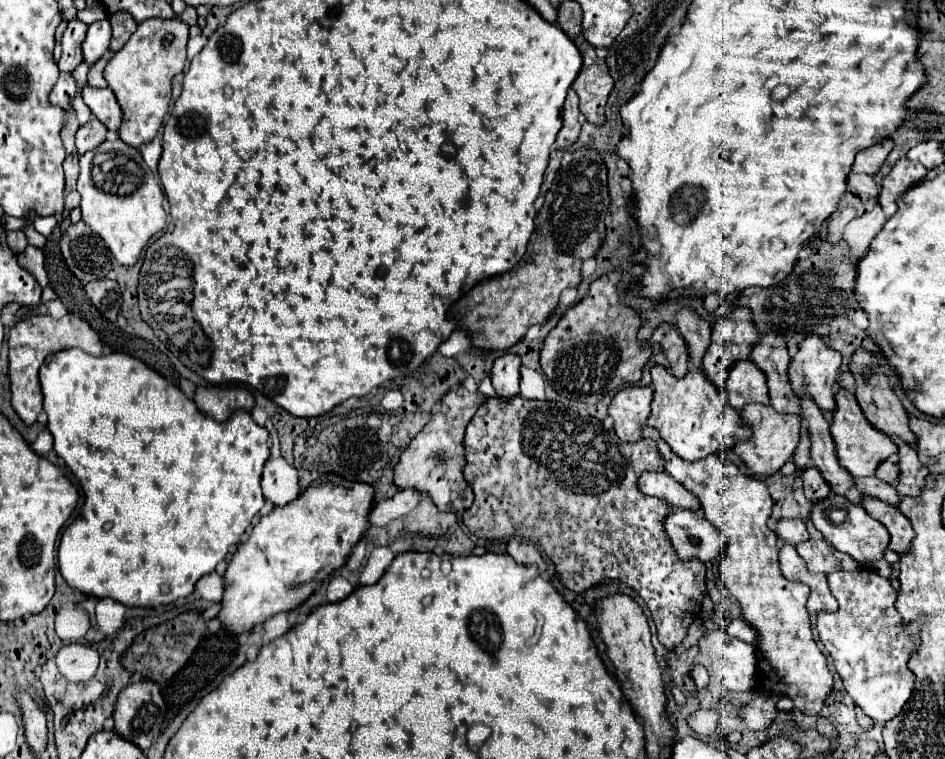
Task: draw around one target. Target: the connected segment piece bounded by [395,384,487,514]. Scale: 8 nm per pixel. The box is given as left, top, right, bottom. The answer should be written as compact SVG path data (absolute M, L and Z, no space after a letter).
M463 384L449 390L443 398L441 410L433 414L433 418L401 454L401 460L395 466L395 484L399 488L417 488L427 492L439 510L457 514L467 510L473 504L473 490L469 482L463 478L463 434L465 426L477 412L477 406L481 406L485 400L487 396L483 396L479 390L469 392Z

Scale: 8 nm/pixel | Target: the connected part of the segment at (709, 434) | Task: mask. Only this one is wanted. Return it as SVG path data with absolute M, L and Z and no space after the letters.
M657 364L651 368L651 378L655 398L651 404L649 426L655 426L661 432L661 438L677 456L685 460L701 460L713 452L729 450L739 440L751 438L751 426L739 422L739 410L725 402L719 388L703 370L689 370L687 376L675 378L671 370Z

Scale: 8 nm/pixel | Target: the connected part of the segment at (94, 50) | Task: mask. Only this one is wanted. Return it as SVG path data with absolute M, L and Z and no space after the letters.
M109 20L93 22L89 26L87 38L83 42L85 62L89 62L89 64L97 62L109 50L109 42L111 42L111 24L109 24Z

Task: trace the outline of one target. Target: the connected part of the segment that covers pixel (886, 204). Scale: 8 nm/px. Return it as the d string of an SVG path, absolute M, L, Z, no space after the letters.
M905 156L893 166L893 170L883 178L881 192L879 192L879 204L887 216L893 216L897 212L897 198L907 192L911 186L921 182L927 174L927 168L923 168L919 162L911 162Z

